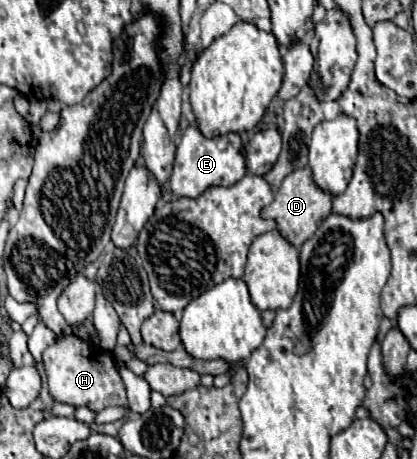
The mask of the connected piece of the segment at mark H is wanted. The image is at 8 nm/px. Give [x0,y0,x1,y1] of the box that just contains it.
[42,335,126,413]

